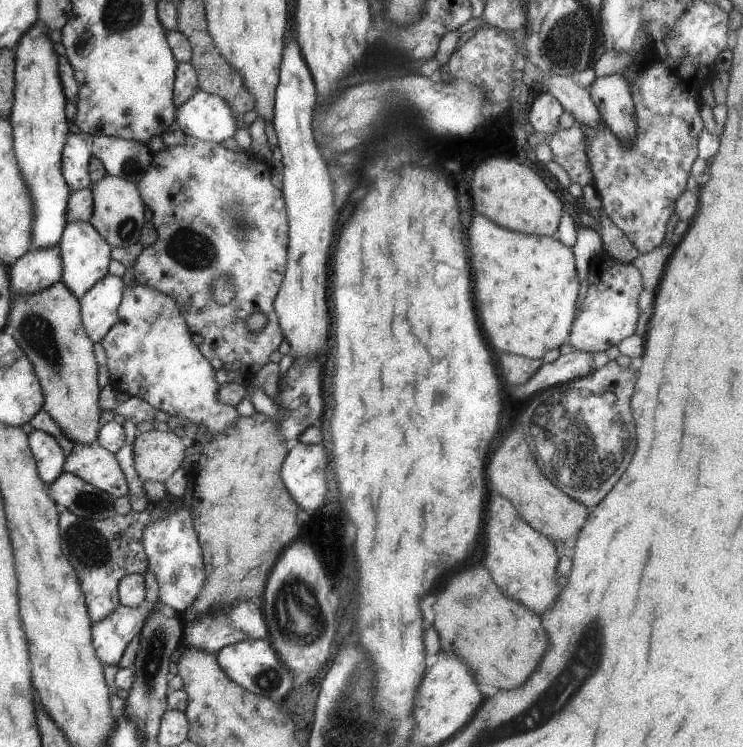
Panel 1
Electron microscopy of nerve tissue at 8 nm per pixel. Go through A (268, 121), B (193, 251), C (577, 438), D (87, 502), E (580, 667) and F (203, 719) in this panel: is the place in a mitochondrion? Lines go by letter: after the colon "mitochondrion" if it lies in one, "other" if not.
A: other
B: mitochondrion
C: mitochondrion
D: mitochondrion
E: mitochondrion
F: other

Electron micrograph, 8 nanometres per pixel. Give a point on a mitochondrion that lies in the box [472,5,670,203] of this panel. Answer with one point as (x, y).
(567, 41)

